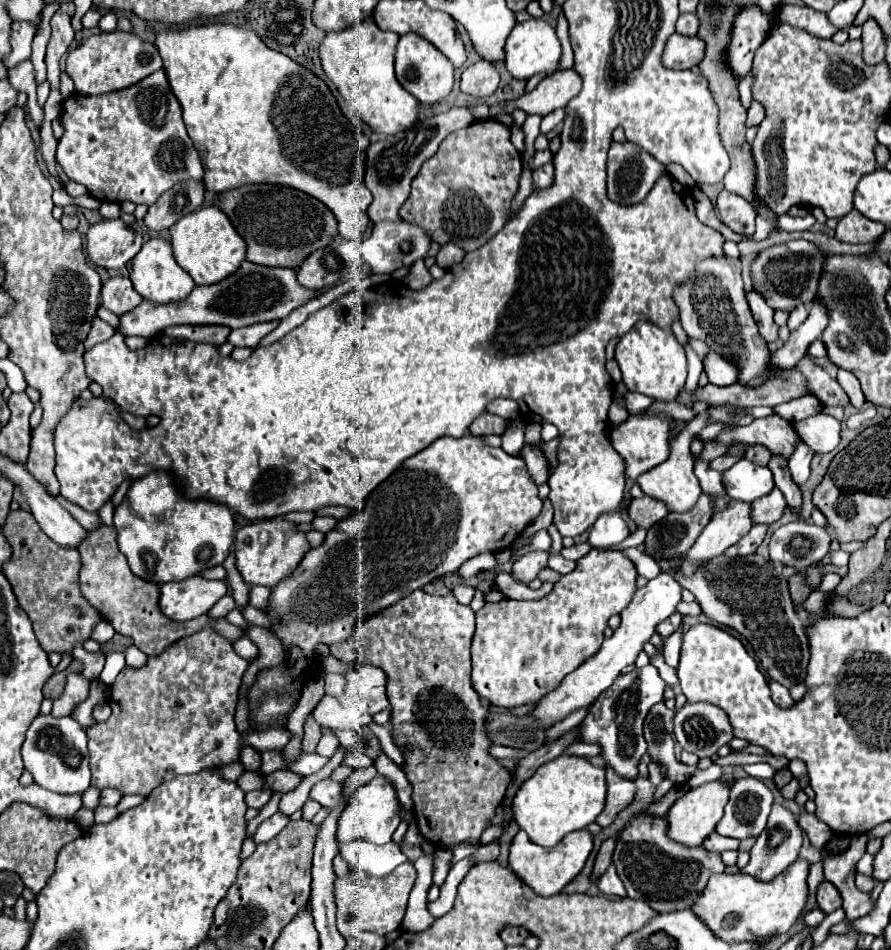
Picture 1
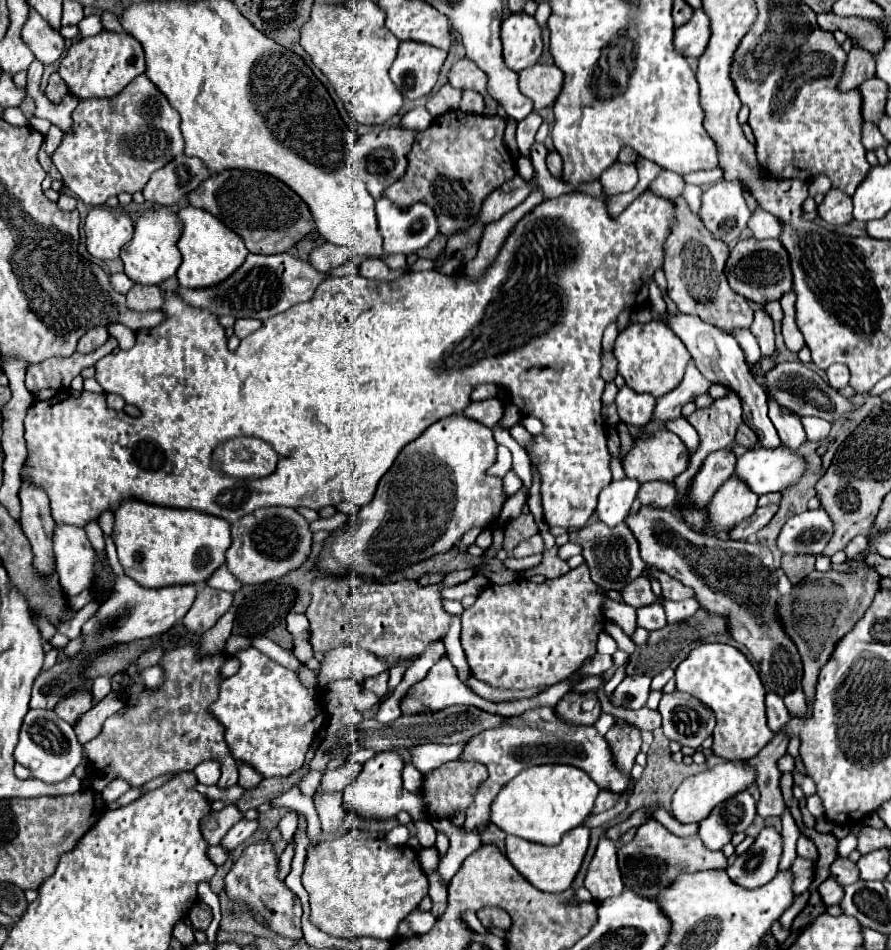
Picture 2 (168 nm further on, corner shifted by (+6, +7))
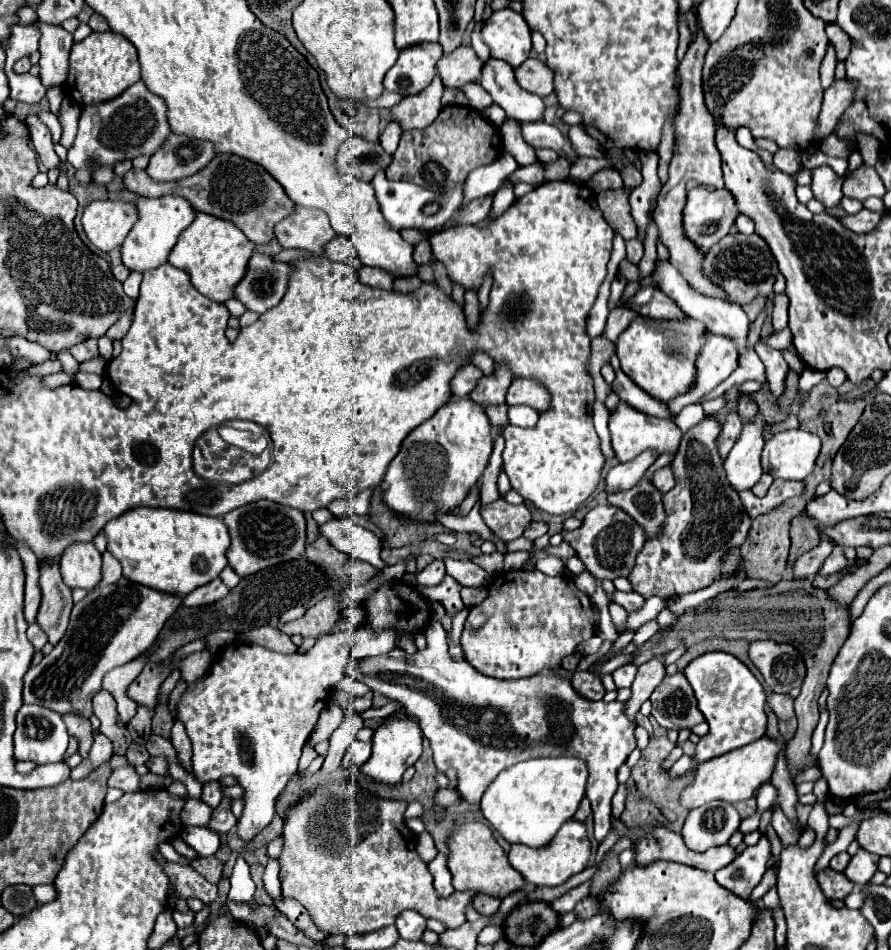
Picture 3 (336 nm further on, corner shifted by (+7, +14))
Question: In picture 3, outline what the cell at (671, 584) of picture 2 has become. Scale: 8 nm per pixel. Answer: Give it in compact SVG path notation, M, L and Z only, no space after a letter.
M706 416L694 428L690 428L672 460L676 486L662 496L666 520L656 538L648 538L636 564L628 574L632 590L644 598L660 596L672 600L682 594L706 588L722 576L724 556L740 548L748 538L752 526L738 492L726 482L722 458L716 450L716 436L720 424Z

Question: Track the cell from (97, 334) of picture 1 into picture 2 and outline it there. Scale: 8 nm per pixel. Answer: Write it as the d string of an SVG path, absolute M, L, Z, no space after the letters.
M93 327L93 329L89 329L89 331L79 339L77 351L79 351L79 353L91 353L91 351L97 349L99 345L103 345L107 339L109 339L109 333L107 333L105 327Z

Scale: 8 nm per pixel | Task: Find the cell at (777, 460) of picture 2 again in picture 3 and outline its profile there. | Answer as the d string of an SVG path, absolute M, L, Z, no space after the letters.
M786 430L774 434L762 450L762 468L774 478L804 480L820 454L820 438L806 430Z

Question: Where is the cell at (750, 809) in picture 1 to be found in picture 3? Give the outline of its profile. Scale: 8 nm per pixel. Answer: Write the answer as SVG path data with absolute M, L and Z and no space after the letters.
M708 802L688 812L682 826L682 838L694 852L706 852L712 846L728 844L742 818L728 802Z

